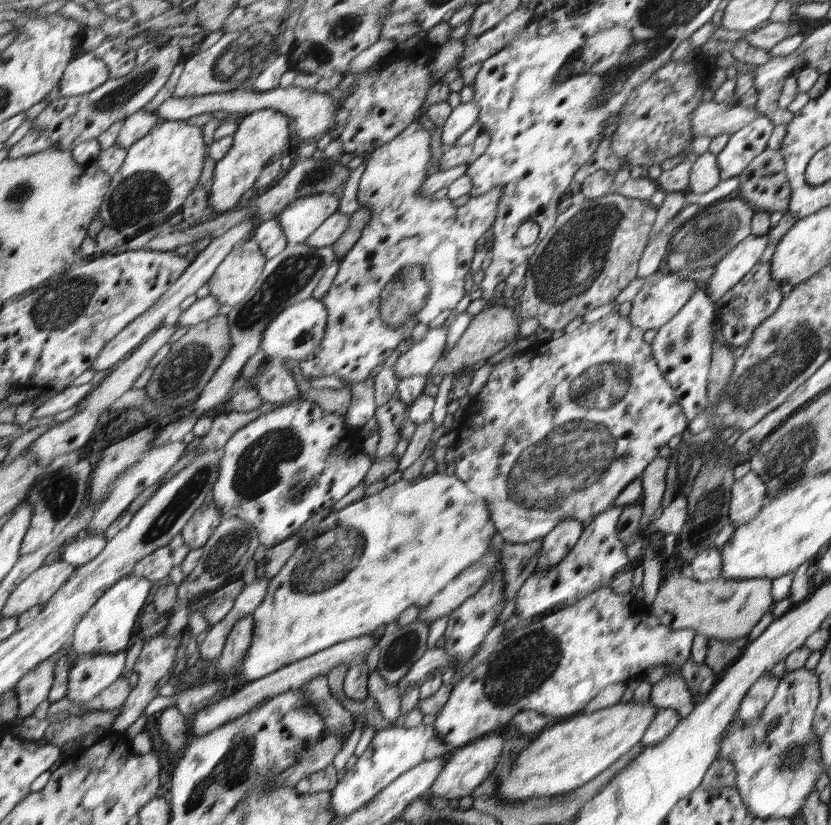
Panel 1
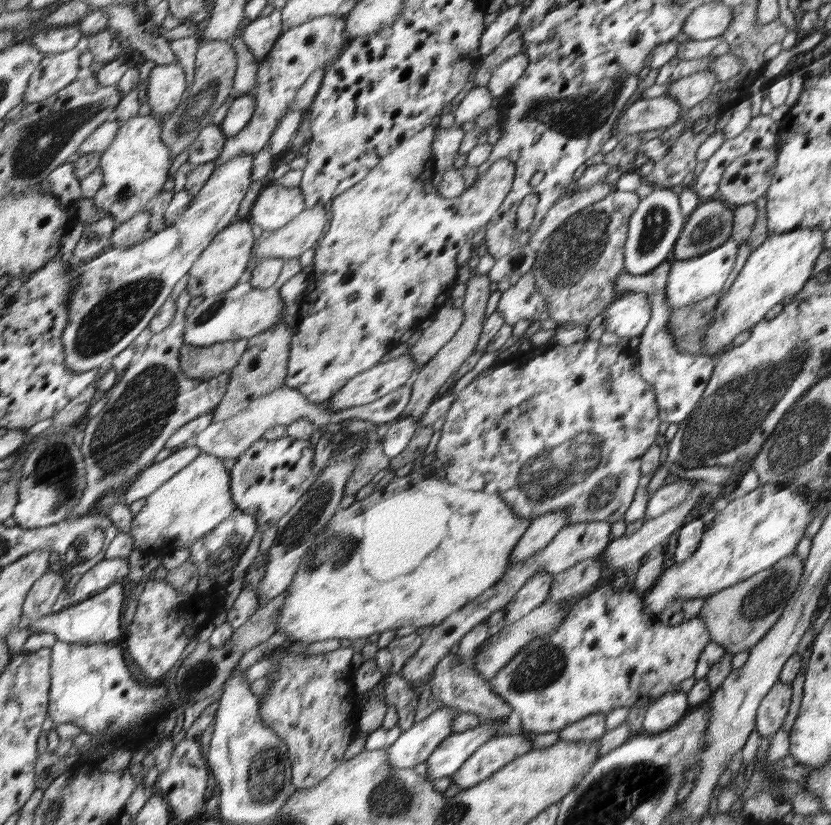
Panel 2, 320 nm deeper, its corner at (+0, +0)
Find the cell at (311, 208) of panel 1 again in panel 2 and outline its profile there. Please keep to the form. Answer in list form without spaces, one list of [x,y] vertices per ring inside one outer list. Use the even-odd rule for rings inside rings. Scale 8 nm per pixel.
[[[268,180],[251,207],[247,219],[263,230],[272,232],[288,224],[305,208],[305,195],[301,188],[282,188]]]

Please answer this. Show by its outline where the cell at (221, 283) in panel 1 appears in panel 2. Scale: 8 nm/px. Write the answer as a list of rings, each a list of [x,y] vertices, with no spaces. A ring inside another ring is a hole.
[[[239,220],[228,228],[221,230],[202,252],[200,258],[194,261],[194,266],[188,273],[187,292],[190,298],[203,296],[214,297],[234,288],[238,282],[247,277],[246,264],[252,256],[254,235],[251,231],[252,223],[248,220]]]

